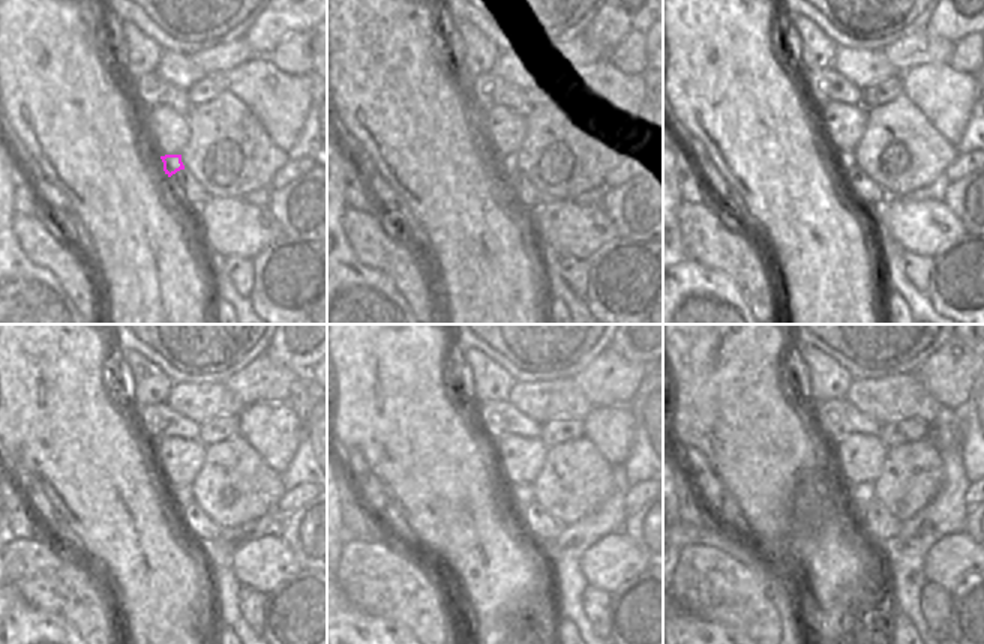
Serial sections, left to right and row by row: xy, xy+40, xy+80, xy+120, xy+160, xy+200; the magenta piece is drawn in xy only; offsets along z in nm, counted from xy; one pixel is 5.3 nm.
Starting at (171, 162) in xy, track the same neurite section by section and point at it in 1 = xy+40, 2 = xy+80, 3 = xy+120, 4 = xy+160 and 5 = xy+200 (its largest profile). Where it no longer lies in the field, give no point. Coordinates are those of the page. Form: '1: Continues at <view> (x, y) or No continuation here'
1: Continues at xy+40 (507, 162)
2: Continues at xy+80 (845, 159)
3: Continues at xy+120 (182, 494)
4: Continues at xy+160 (521, 496)
5: Continues at xy+200 (863, 493).

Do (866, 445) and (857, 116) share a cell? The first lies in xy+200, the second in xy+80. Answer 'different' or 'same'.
same

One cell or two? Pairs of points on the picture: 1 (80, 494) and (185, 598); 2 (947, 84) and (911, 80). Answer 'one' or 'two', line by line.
1: one
2: one

